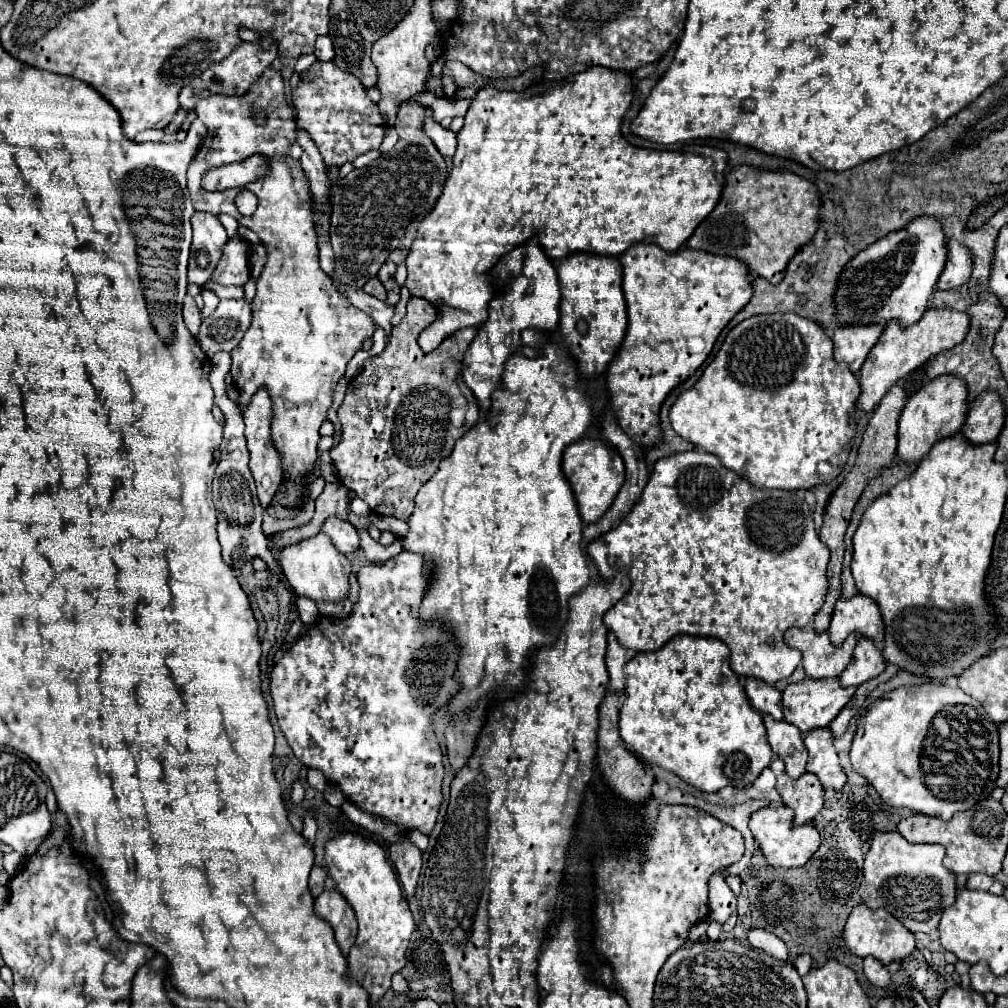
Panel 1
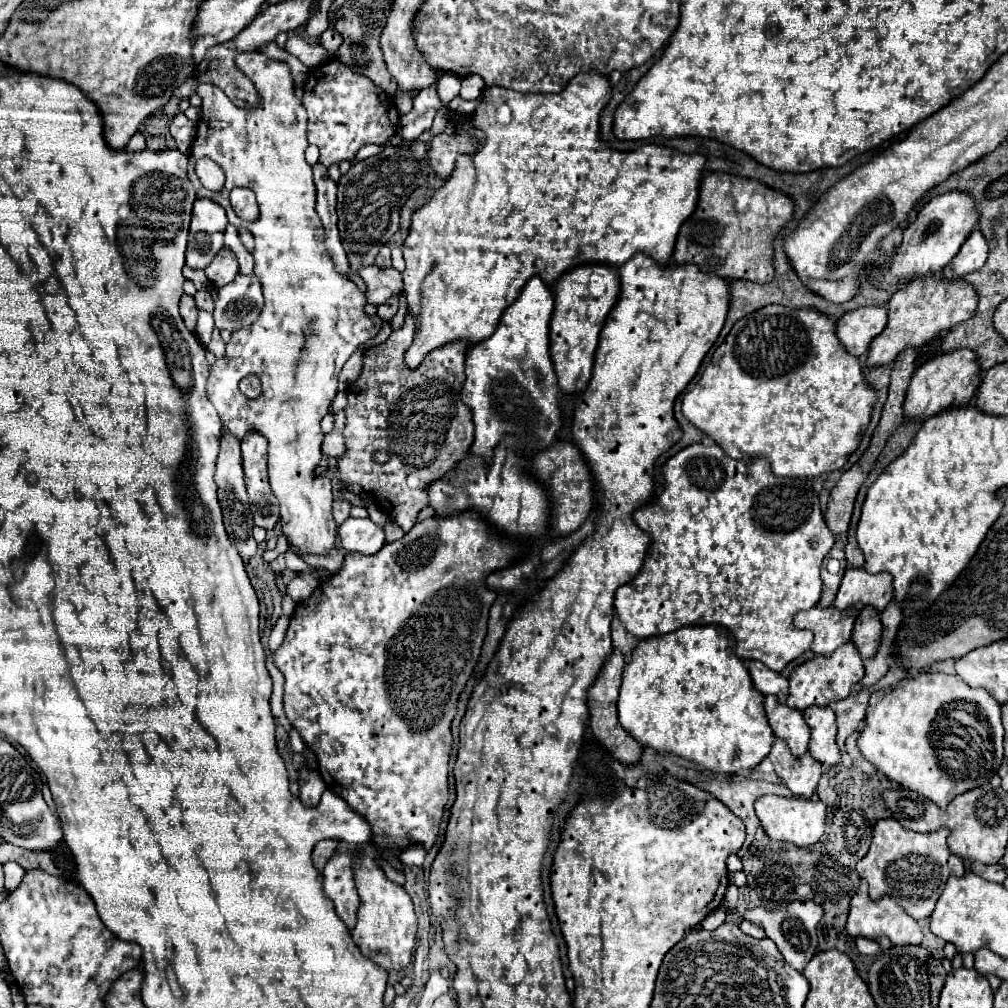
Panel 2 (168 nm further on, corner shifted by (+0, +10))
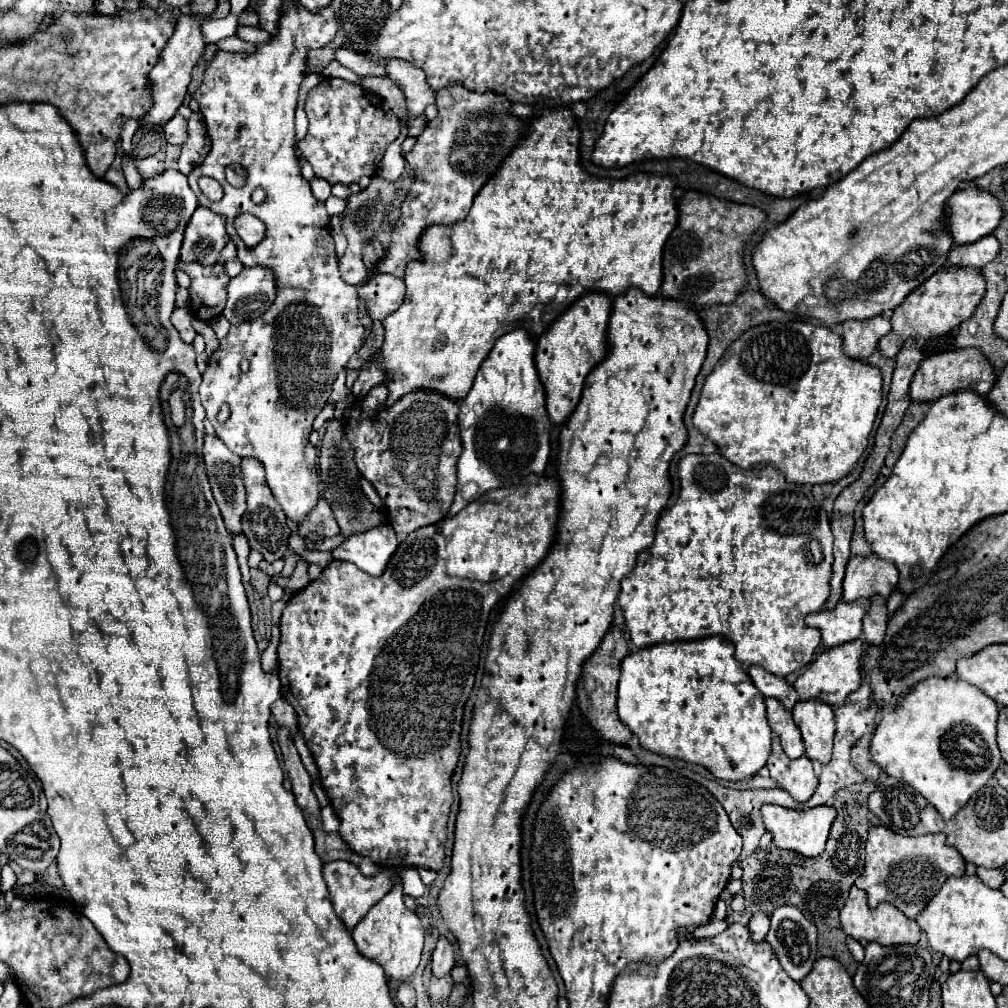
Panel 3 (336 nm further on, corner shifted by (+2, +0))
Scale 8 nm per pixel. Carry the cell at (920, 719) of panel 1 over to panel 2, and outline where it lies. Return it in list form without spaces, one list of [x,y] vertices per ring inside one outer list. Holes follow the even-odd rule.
[[[925,673],[901,679],[875,705],[867,707],[865,721],[867,725],[859,737],[863,757],[891,781],[925,795],[943,811],[957,795],[989,783],[1003,763],[1001,705],[983,687],[969,687],[959,675]]]

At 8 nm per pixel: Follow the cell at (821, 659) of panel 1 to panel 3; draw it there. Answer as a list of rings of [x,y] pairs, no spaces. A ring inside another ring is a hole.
[[[851,601],[851,603],[837,603],[833,611],[819,611],[805,617],[809,627],[821,631],[821,645],[823,649],[831,649],[835,645],[843,645],[861,637],[861,619],[867,613],[871,601]]]

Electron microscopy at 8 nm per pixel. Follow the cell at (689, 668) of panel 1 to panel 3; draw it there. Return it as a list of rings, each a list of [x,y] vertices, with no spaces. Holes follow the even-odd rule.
[[[723,635],[689,643],[659,643],[631,653],[621,663],[619,719],[637,735],[643,749],[709,769],[717,779],[743,781],[753,777],[769,759],[771,727],[765,717],[765,697],[757,693],[745,669],[733,657],[735,645]]]

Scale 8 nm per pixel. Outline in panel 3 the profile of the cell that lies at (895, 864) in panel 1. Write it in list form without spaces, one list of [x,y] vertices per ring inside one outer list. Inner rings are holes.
[[[879,825],[869,829],[867,837],[867,859],[865,871],[857,877],[855,885],[863,889],[869,897],[869,907],[877,907],[887,901],[903,911],[909,919],[915,919],[921,909],[941,891],[947,877],[963,877],[965,861],[957,849],[945,843],[943,833],[923,835],[923,837],[901,837],[891,829]]]

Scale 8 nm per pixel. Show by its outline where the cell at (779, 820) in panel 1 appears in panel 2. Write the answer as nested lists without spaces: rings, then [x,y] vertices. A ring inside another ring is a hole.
[[[763,795],[755,803],[757,817],[761,819],[761,825],[769,839],[773,841],[787,841],[795,843],[799,847],[813,845],[821,839],[825,831],[825,809],[827,805],[819,799],[801,799],[801,797],[779,797],[779,795]]]

